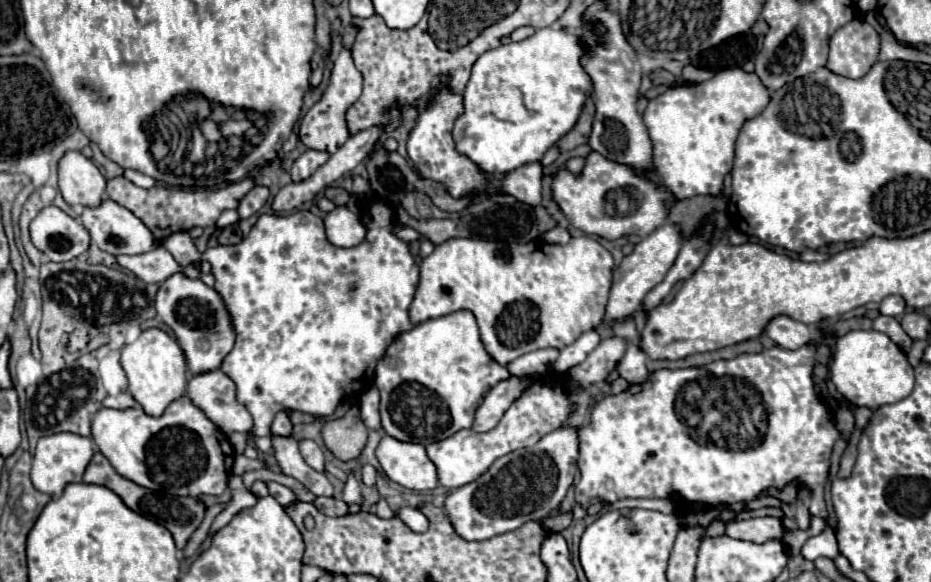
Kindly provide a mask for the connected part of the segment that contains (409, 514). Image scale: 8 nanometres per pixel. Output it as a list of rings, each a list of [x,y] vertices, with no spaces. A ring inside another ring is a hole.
[[[406,506],[398,508],[396,516],[402,522],[406,522],[414,532],[426,532],[428,530],[428,518],[420,510],[416,510],[416,508],[406,508]]]

